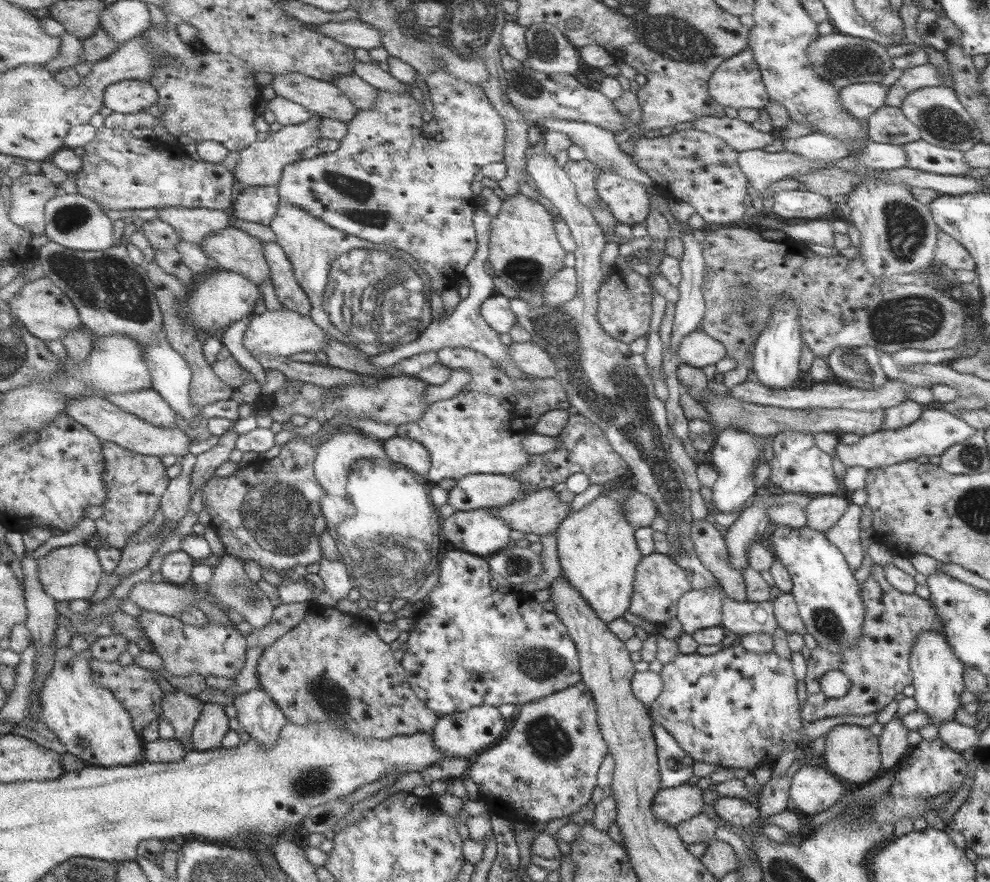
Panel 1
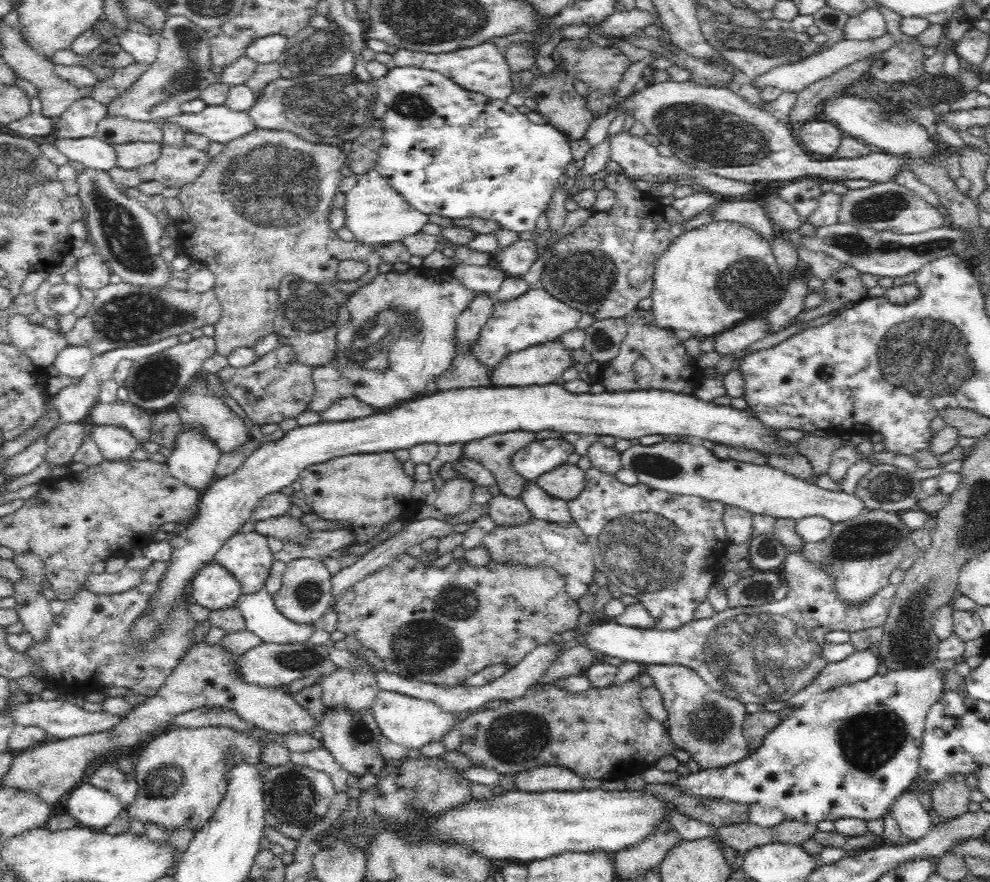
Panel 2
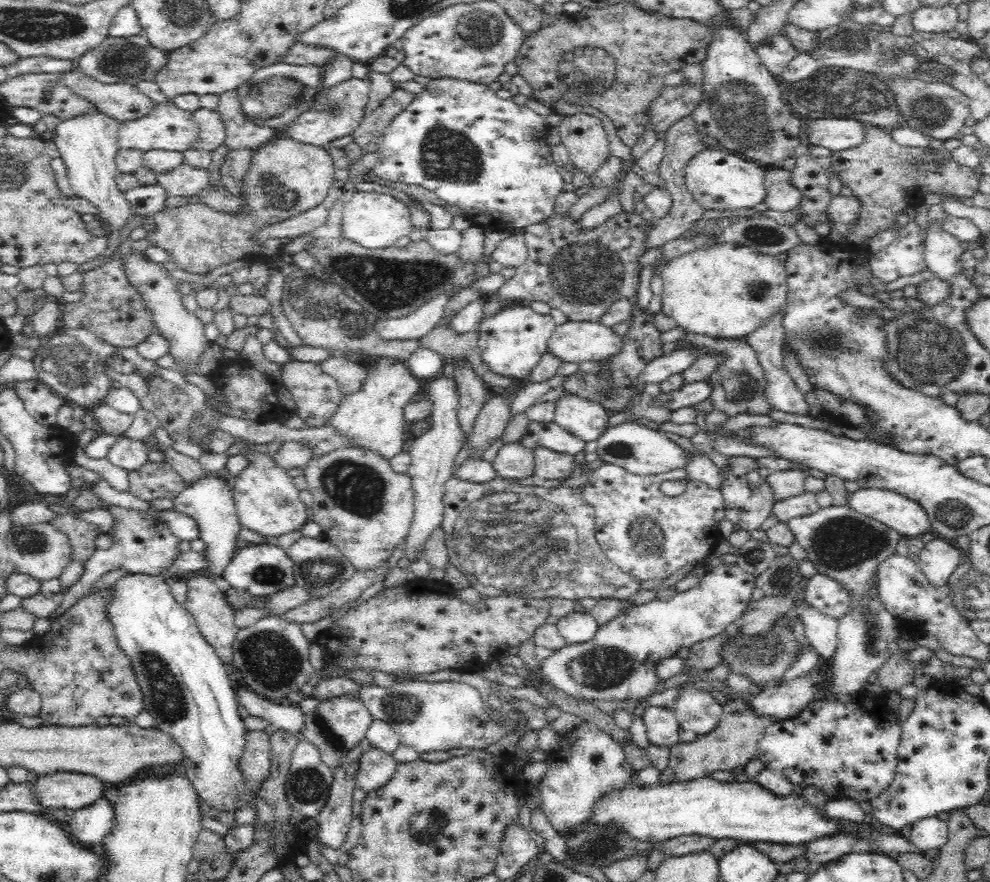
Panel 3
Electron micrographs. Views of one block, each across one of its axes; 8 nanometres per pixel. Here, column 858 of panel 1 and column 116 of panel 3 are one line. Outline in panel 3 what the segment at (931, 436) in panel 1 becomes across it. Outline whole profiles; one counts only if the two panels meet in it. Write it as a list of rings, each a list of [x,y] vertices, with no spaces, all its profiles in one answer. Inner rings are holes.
[[[130,435],[118,437],[107,455],[107,460],[124,470],[138,470],[148,462],[150,449],[143,441],[133,439]]]

